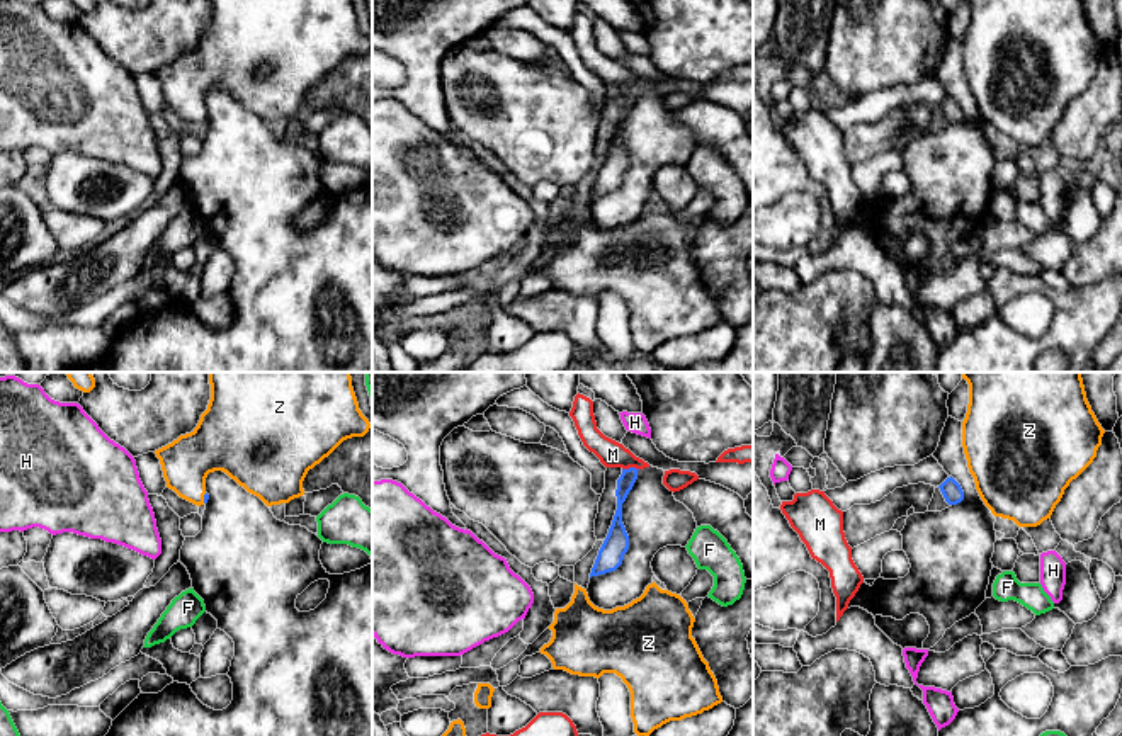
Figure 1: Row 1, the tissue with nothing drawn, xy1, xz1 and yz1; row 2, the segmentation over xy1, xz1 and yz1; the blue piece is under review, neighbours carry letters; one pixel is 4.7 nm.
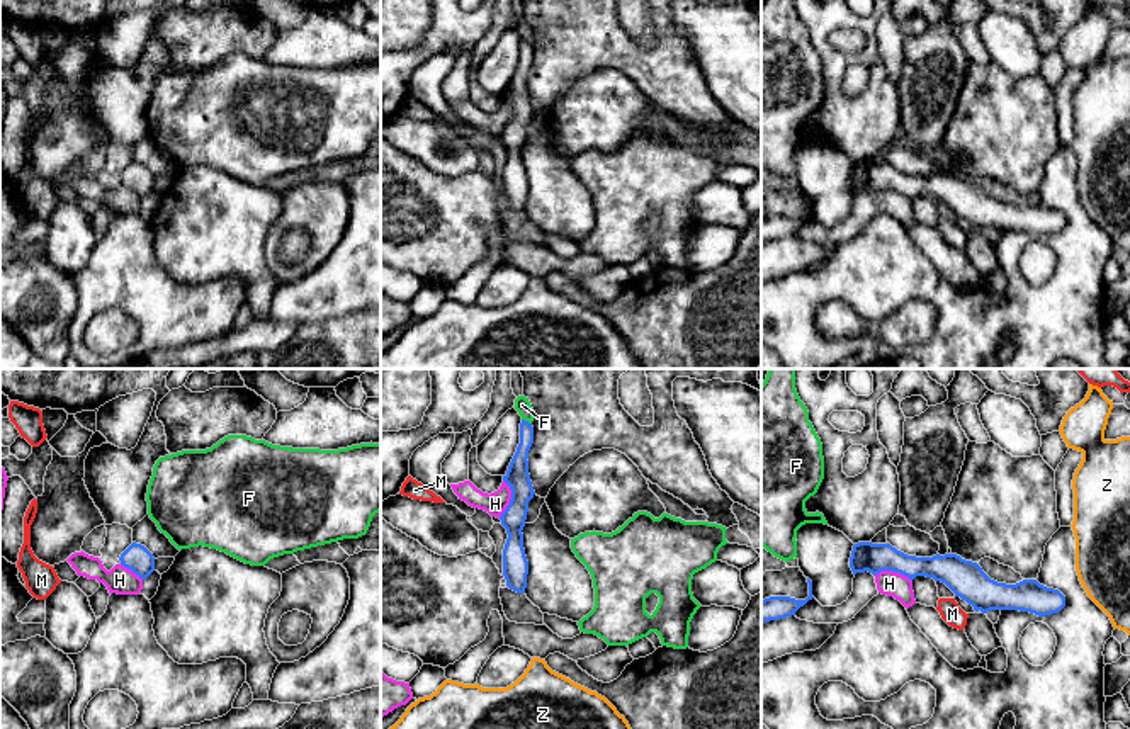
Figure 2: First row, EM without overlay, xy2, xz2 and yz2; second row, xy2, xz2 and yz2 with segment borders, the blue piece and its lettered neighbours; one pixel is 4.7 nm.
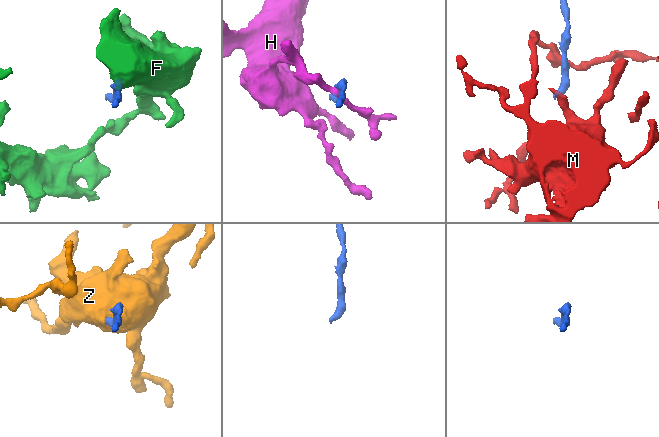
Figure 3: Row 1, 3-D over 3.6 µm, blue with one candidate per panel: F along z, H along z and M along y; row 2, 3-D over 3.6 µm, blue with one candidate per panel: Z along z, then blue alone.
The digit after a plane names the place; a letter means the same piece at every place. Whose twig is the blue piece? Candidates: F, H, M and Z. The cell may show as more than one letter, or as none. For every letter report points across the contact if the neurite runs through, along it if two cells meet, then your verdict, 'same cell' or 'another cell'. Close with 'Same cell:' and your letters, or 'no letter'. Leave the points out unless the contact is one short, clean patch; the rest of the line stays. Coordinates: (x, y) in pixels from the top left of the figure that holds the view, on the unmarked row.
F: along xz2 (522, 38), (531, 43) | another cell
H: along xz2 (503, 99), (510, 109), (510, 123), (498, 136) | another cell
M: along xz1 (638, 87), (623, 89) | another cell
Z: across xy1 (206, 116), (204, 118), (189, 102), (186, 82) | same cell
Same cell: Z

